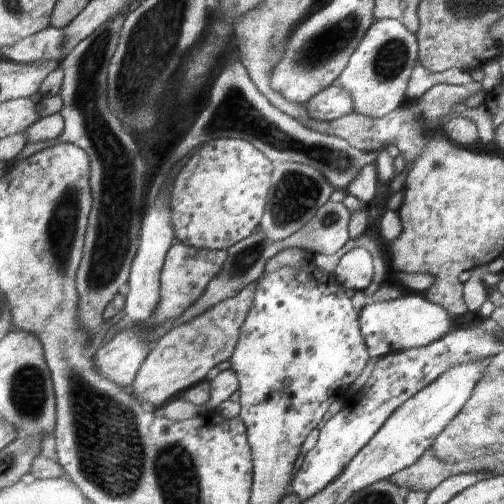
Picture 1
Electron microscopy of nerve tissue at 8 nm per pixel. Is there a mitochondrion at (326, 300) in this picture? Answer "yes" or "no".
no

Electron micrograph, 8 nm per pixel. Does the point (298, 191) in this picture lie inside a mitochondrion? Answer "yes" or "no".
yes

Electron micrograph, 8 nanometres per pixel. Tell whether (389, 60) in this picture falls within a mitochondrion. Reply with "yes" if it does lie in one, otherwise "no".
yes

